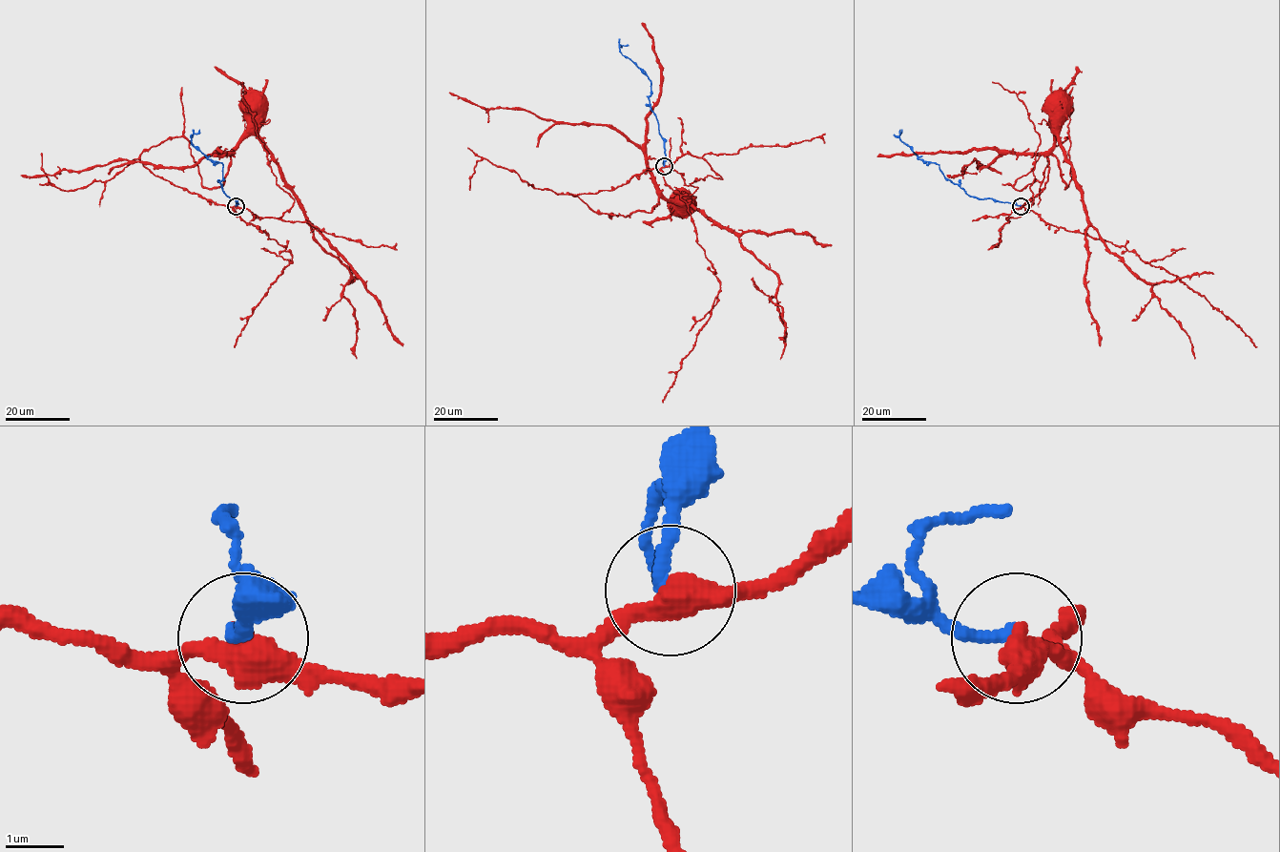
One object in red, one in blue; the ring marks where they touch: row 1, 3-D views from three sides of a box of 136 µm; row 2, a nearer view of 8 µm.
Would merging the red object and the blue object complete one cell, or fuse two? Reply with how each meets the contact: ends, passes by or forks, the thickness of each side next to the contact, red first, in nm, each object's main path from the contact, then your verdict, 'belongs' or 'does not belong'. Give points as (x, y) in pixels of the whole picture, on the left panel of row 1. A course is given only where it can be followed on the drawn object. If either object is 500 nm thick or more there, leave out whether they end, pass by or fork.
red passes by; blue ends; calibres 440 and 200 nm; course red (236, 206), (154, 176), (140, 155), (183, 136), (217, 188), (255, 135), (349, 270), (356, 358); course blue (236, 206), (236, 201), (228, 197), (220, 183), (222, 164), (213, 163), (192, 144), (191, 136), (199, 130); does not belong

